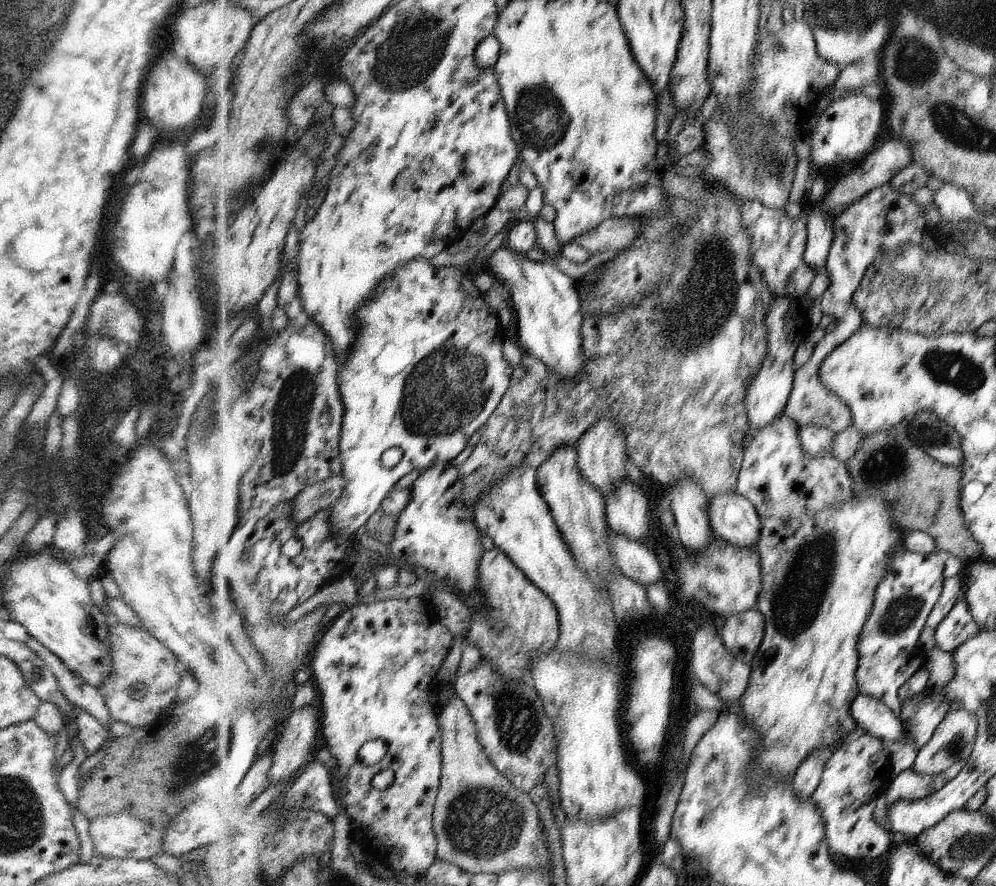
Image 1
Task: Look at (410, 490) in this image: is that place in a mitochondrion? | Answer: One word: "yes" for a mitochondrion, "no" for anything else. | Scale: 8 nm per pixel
no

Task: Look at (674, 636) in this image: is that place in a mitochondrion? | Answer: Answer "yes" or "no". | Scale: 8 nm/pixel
no

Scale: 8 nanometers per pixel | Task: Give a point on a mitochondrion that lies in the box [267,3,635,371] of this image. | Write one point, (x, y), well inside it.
(407, 60)

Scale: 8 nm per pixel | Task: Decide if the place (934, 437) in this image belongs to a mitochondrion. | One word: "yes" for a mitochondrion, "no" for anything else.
yes

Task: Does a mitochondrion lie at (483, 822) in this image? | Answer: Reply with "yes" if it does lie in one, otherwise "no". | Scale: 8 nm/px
yes

